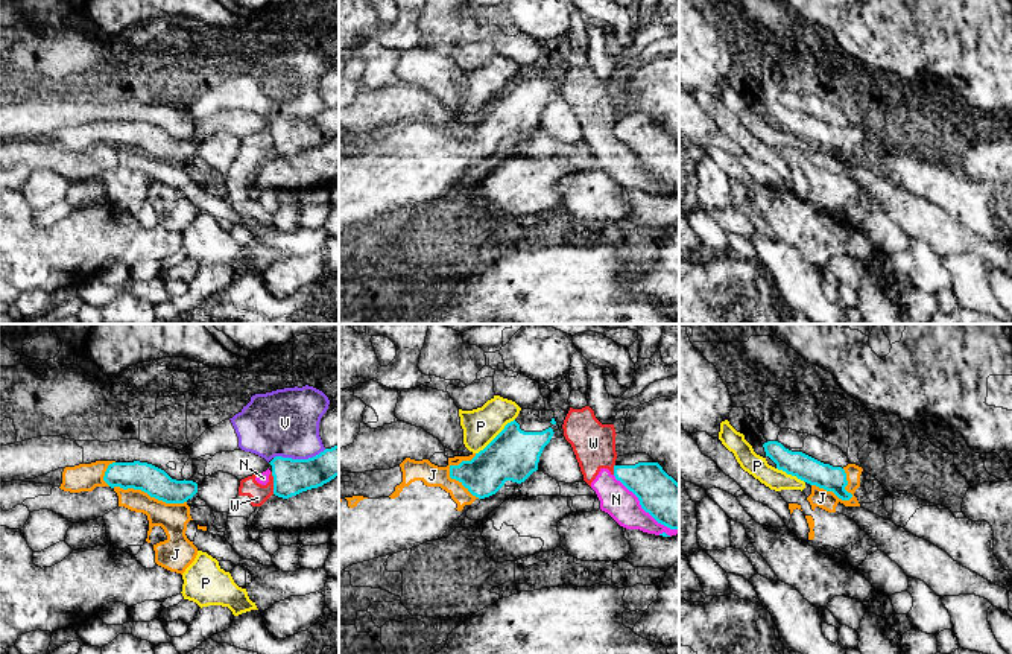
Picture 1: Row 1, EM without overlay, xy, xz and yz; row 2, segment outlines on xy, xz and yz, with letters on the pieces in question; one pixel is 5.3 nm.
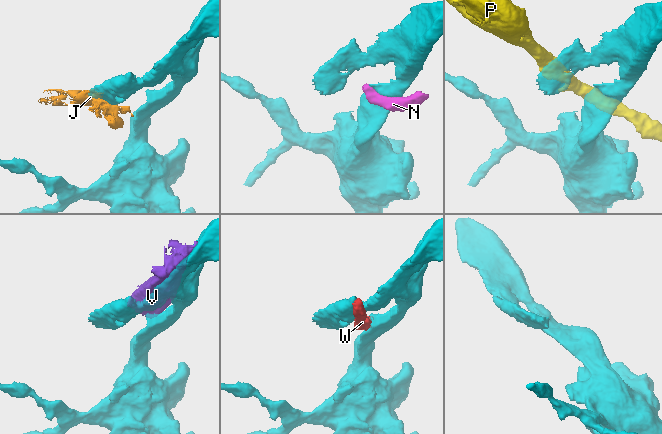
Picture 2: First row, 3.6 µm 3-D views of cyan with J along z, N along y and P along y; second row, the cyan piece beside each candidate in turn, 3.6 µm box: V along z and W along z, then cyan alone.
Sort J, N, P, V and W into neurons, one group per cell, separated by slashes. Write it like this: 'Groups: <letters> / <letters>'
Groups: J / N W / P / V

